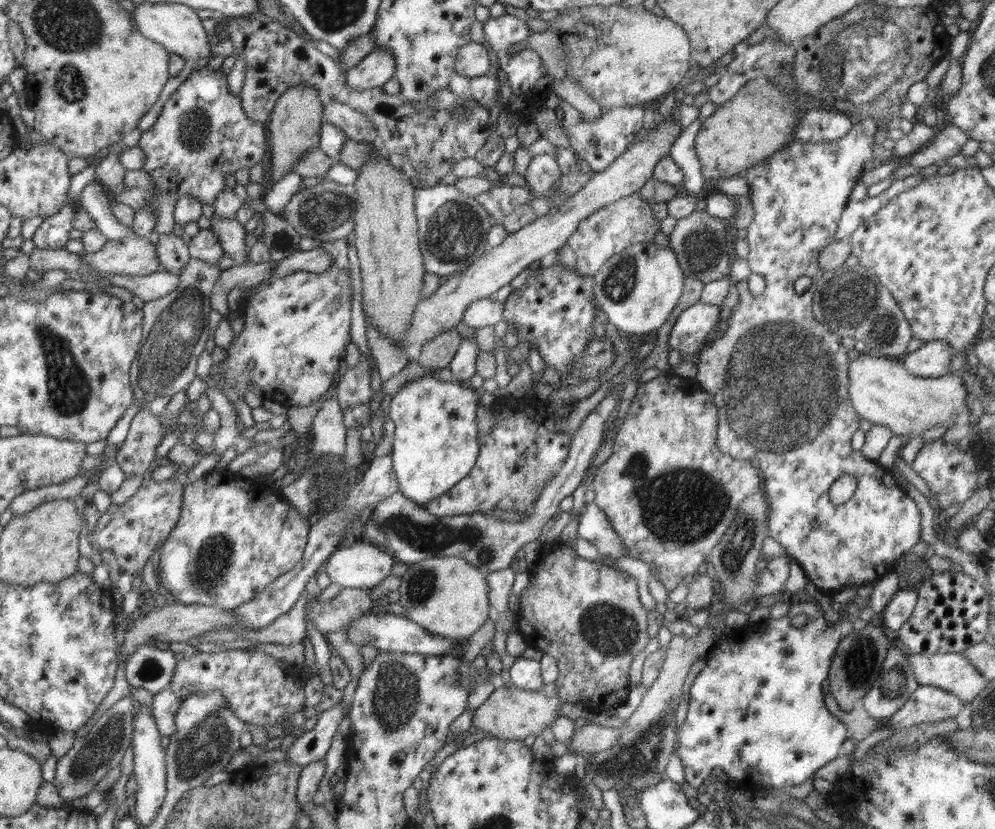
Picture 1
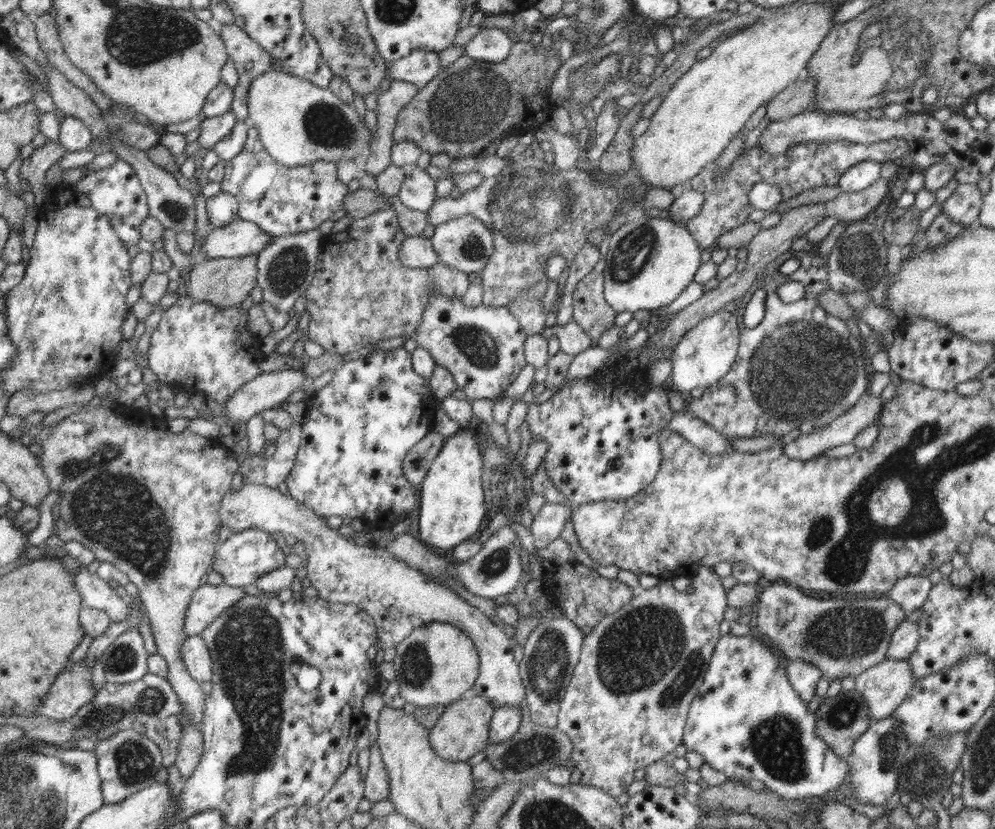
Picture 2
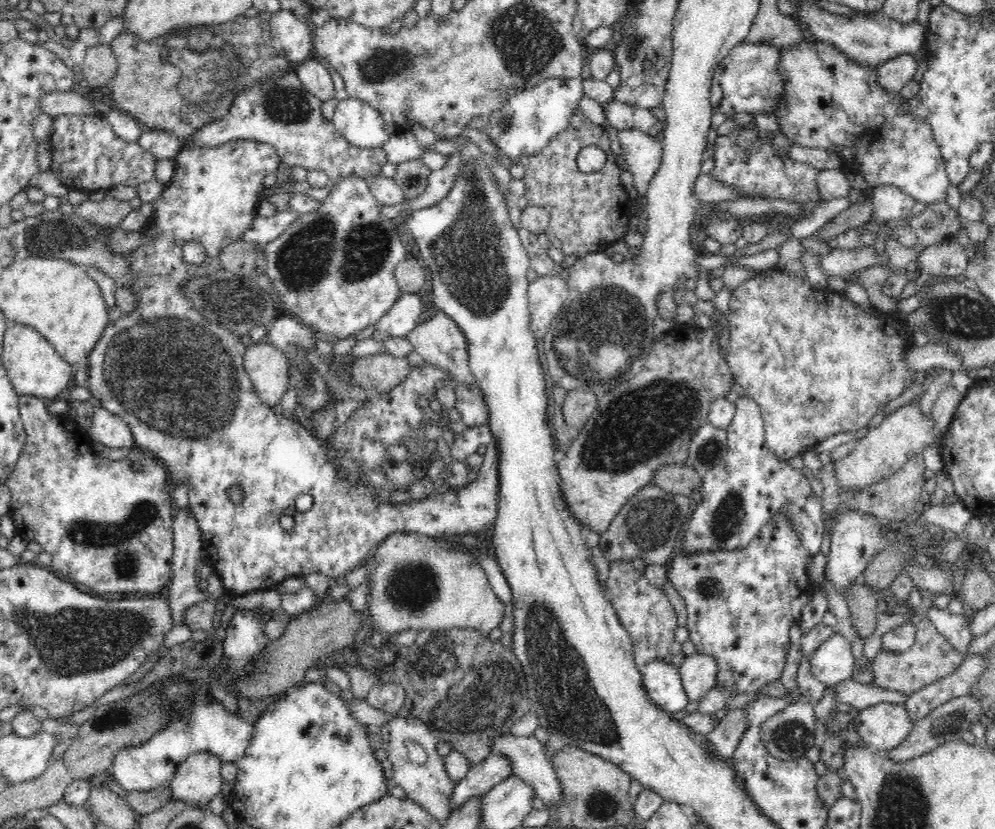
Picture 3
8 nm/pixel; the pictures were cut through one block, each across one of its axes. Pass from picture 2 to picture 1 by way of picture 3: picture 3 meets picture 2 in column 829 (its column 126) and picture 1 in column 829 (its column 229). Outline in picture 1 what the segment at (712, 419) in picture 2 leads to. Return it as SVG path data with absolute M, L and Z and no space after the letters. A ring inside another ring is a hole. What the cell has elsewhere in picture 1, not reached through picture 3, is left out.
M867 117L866 119L854 122L851 130L840 141L826 143L791 142L789 146L784 146L773 156L765 159L761 164L751 166L743 172L750 188L748 196L755 213L755 218L748 225L748 234L745 238L749 244L749 253L746 259L748 265L750 265L751 272L761 274L764 277L766 286L762 294L754 297L750 289L748 289L747 281L737 282L736 287L738 289L739 300L730 315L728 322L729 328L721 338L709 342L698 353L698 372L695 377L700 383L700 386L708 394L712 395L717 408L718 448L732 458L753 461L762 470L762 477L765 482L765 491L763 493L769 504L768 534L770 538L774 538L783 547L783 551L787 554L787 557L795 561L804 570L809 582L812 582L824 594L838 593L846 587L859 587L864 585L865 582L878 581L888 572L894 570L896 563L898 563L902 555L916 546L920 542L920 538L922 538L922 514L914 498L911 498L906 490L899 485L891 470L886 470L879 463L866 459L861 455L860 451L855 451L852 448L851 440L853 434L859 429L859 420L861 418L856 413L856 410L854 410L854 405L852 405L852 401L848 397L849 350L842 344L842 337L830 331L824 323L818 322L812 312L814 286L825 273L824 269L818 265L818 256L820 256L822 249L835 241L834 236L837 226L849 201L848 197L852 194L852 187L856 182L861 180L864 164L873 158L872 146L875 144L874 135L878 129L886 131L884 125L879 121L874 121L873 117ZM800 276L808 276L808 278L811 278L812 283L811 287L804 293L797 294L794 289L794 282ZM844 474L856 476L856 480L858 480L857 487L854 494L846 502L834 504L830 501L830 486L834 484L834 480L838 480Z

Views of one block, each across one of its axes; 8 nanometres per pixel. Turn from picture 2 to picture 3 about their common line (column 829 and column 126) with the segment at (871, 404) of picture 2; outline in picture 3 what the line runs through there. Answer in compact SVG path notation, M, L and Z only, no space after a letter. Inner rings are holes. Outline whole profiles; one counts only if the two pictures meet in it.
M99 405L94 412L93 423L86 432L92 442L100 442L110 448L132 450L135 447L132 429L128 423Z

